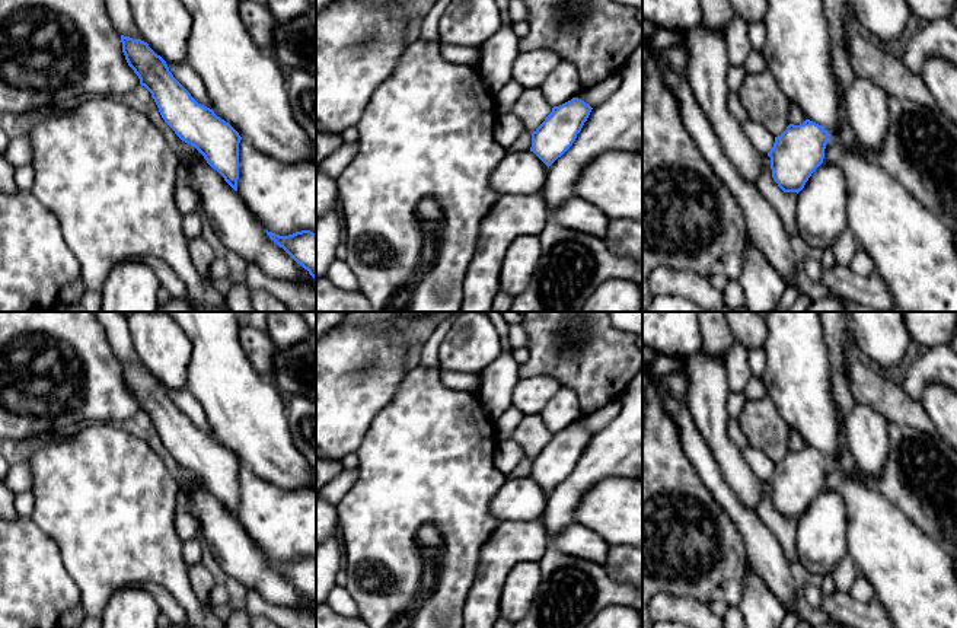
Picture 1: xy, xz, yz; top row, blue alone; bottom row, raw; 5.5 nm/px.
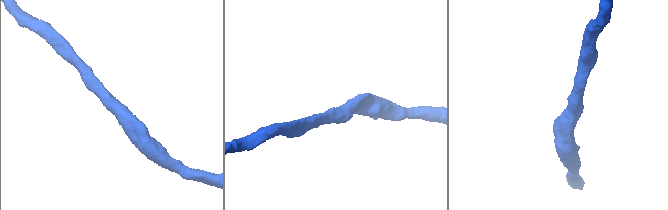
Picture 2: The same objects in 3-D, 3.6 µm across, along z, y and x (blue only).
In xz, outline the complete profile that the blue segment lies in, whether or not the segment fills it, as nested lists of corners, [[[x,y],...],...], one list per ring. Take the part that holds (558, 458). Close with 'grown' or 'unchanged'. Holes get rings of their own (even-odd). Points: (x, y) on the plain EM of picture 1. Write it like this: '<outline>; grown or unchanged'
[[[578,424],[554,433],[545,447],[532,459],[532,474],[507,478],[489,503],[500,522],[532,522],[540,519],[548,494],[575,468],[591,433]]]; grown

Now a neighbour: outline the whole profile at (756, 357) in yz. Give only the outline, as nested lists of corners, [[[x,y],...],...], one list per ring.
[[[763,348],[749,351],[749,366],[752,377],[762,377],[765,372],[766,356]]]

